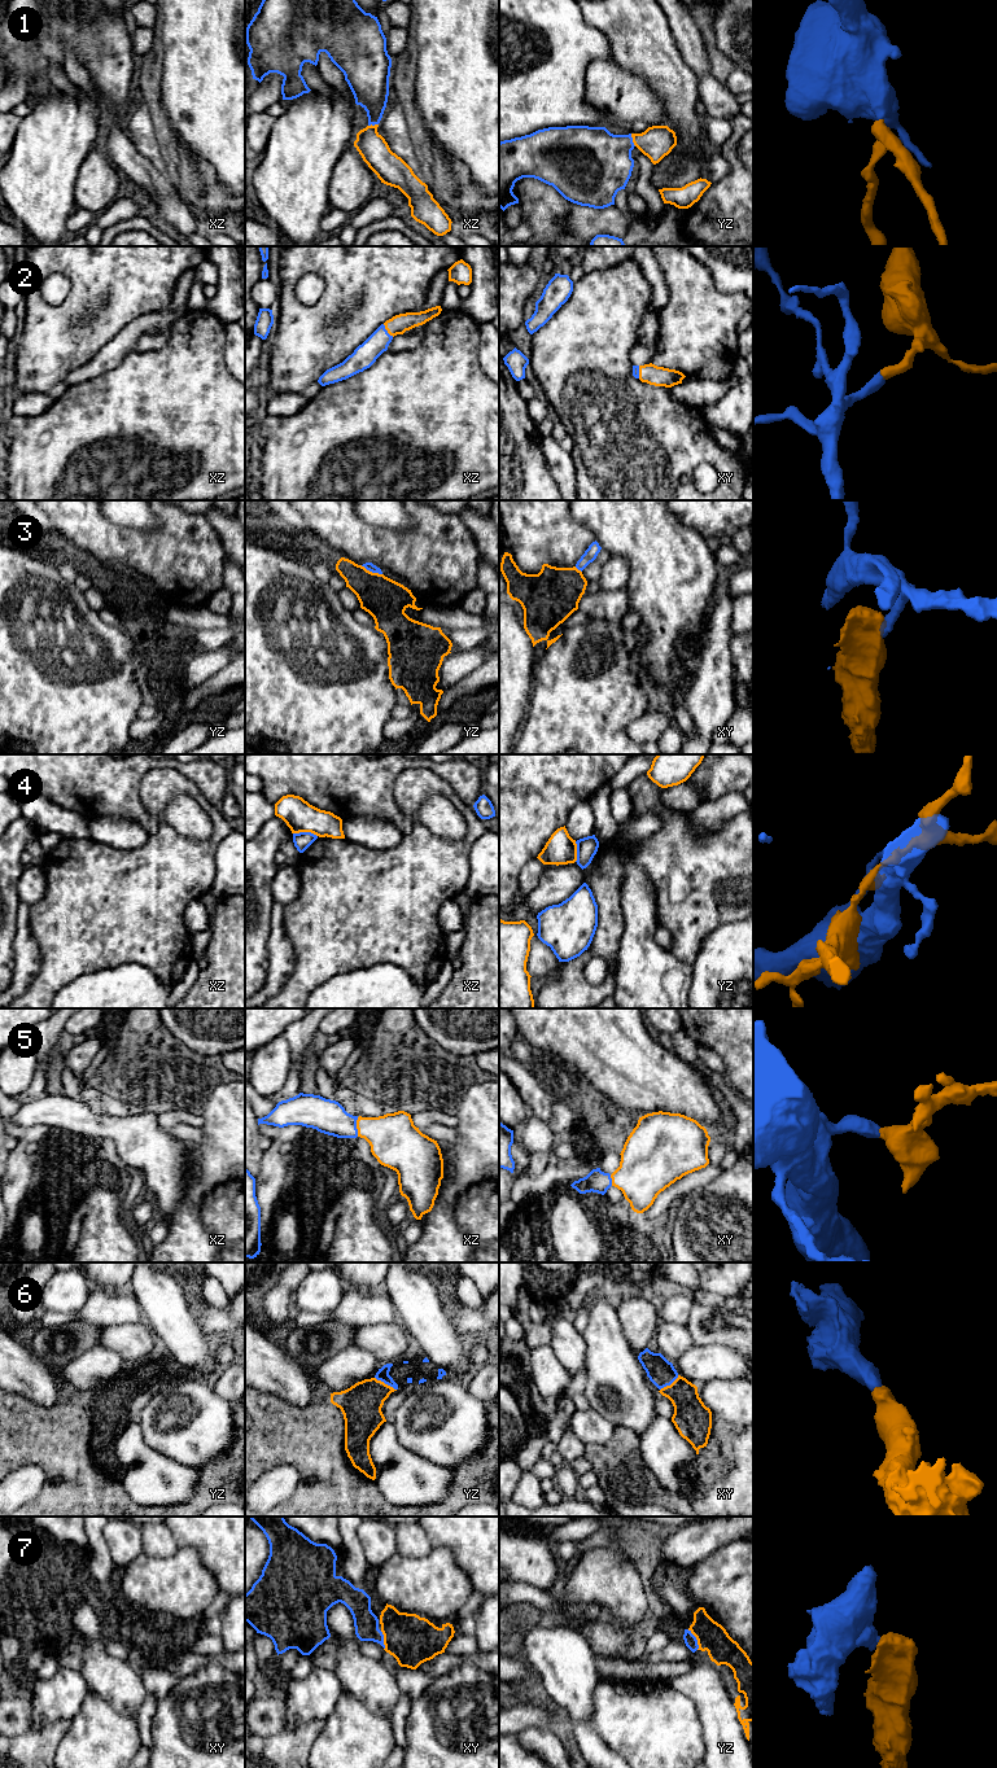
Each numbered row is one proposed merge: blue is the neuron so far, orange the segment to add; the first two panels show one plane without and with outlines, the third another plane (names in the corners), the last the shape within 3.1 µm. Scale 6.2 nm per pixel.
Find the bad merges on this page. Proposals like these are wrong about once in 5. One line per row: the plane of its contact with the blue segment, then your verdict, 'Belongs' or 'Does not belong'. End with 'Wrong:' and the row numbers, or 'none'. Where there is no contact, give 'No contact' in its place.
1: Touches blue in yz. Belongs
2: Touches blue in xz. Belongs
3: Touches blue in yz. Does not belong
4: Touches blue in xz. Does not belong
5: Touches blue in xz. Belongs
6: Touches blue in yz. Belongs
7: Touches blue in yz. Belongs
Wrong: 3, 4

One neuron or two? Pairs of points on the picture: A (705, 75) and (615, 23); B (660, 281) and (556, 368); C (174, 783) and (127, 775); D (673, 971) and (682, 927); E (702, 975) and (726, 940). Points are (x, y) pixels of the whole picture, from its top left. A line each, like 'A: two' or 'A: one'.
A: two
B: two
C: two
D: two
E: one

